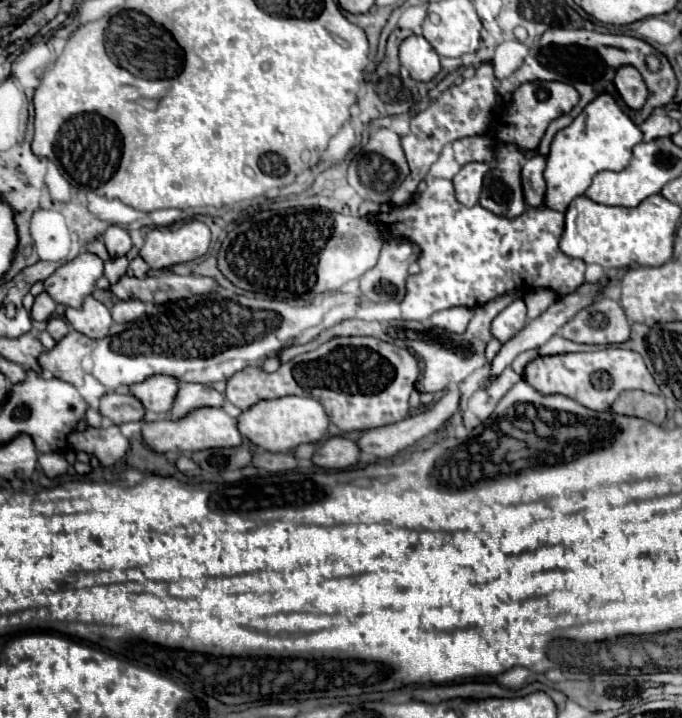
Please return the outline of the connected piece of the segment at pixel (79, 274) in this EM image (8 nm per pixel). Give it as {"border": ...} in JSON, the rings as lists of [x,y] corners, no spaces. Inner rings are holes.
{"border":[[[85,252],[59,266],[45,280],[45,292],[63,306],[81,306],[83,298],[93,290],[101,276],[103,260],[97,254]]]}

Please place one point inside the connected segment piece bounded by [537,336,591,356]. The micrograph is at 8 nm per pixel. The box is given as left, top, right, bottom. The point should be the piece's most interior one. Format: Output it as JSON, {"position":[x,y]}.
{"position":[557,345]}

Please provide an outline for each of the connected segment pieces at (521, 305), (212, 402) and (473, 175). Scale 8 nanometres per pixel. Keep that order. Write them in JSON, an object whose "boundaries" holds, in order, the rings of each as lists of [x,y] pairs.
{"boundaries":[[[[515,300],[511,302],[491,324],[491,334],[499,340],[499,342],[505,342],[507,338],[515,336],[527,322],[527,316],[525,316],[527,308],[525,308],[525,302],[523,300]]],[[[187,382],[179,386],[179,394],[175,398],[171,418],[181,418],[187,412],[203,406],[223,406],[223,402],[225,402],[225,394],[217,392],[213,386]]],[[[473,162],[473,164],[461,166],[461,170],[455,174],[453,186],[455,186],[457,200],[463,206],[475,206],[479,202],[485,170],[487,170],[487,164]]]]}

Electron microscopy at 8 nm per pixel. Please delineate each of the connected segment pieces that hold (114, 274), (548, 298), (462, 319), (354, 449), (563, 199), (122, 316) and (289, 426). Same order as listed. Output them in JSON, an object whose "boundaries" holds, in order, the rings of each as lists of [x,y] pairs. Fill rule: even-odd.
{"boundaries":[[[[119,256],[119,258],[111,258],[105,262],[105,276],[111,284],[115,284],[127,270],[127,258],[125,256]]],[[[547,288],[533,290],[533,302],[529,302],[529,314],[533,318],[537,318],[539,314],[543,314],[557,300],[559,300],[559,294],[553,292],[553,290],[547,290]]],[[[449,308],[449,310],[441,310],[435,312],[431,316],[431,322],[435,328],[449,332],[449,334],[463,334],[469,320],[471,320],[473,310],[471,308]]],[[[335,436],[319,444],[317,452],[313,454],[313,464],[327,470],[345,470],[355,466],[359,462],[359,456],[361,448],[357,446],[355,440]]],[[[601,94],[589,102],[583,112],[563,130],[559,130],[551,142],[551,152],[547,156],[545,182],[547,192],[543,204],[551,210],[565,212],[573,198],[581,196],[597,172],[623,170],[631,160],[631,148],[643,140],[643,132],[637,124],[617,106],[609,94]]],[[[119,300],[111,308],[111,316],[115,322],[133,322],[145,312],[145,304],[141,300]]],[[[301,396],[259,400],[249,410],[243,410],[237,416],[237,428],[241,436],[269,452],[291,452],[299,444],[319,442],[325,438],[327,426],[329,426],[329,420],[323,406],[313,398],[301,398]]]]}

